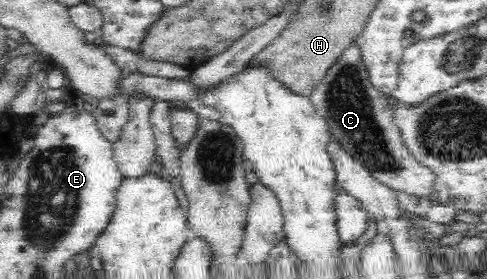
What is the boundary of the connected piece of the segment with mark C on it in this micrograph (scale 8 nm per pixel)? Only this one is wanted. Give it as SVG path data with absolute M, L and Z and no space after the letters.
M357 41L342 51L322 81L308 96L317 112L326 120L333 139L380 182L396 191L426 199L432 192L434 174L424 168L408 151L395 124L395 103L392 95L382 95L369 80Z

